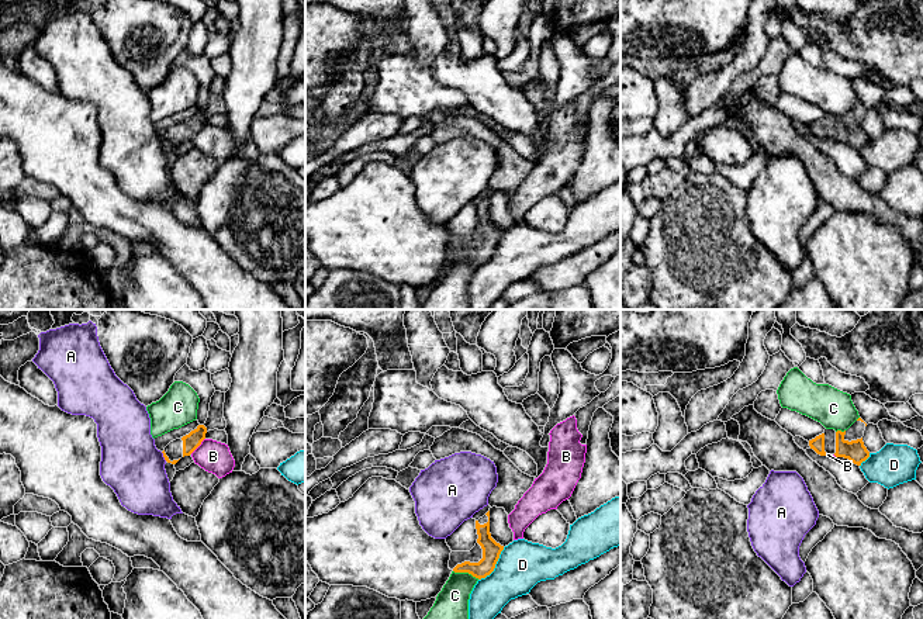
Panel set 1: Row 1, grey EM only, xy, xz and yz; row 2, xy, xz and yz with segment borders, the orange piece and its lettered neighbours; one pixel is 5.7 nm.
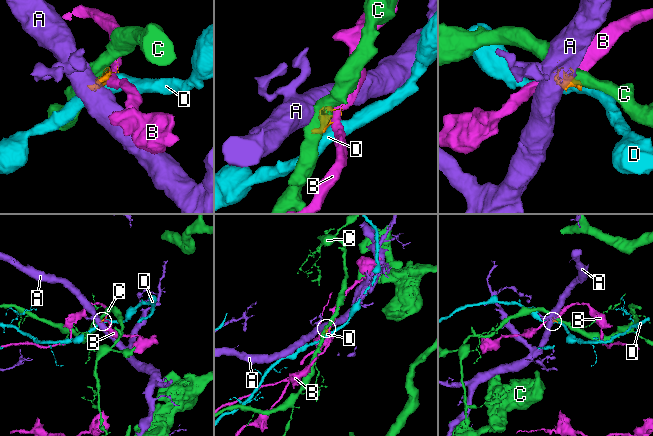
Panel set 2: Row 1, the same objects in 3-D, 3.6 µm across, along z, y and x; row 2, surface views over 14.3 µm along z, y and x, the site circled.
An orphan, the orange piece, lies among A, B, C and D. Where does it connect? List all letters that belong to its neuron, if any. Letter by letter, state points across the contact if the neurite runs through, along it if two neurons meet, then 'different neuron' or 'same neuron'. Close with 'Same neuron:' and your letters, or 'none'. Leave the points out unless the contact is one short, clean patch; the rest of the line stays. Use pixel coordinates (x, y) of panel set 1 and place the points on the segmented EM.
A: border along xy (161, 452), (166, 460); different neuron
B: border along xy (204, 438), (190, 453); different neuron
C: different neuron
D: border along xz (504, 547), (495, 567), (479, 580); different neuron
Same neuron: none

